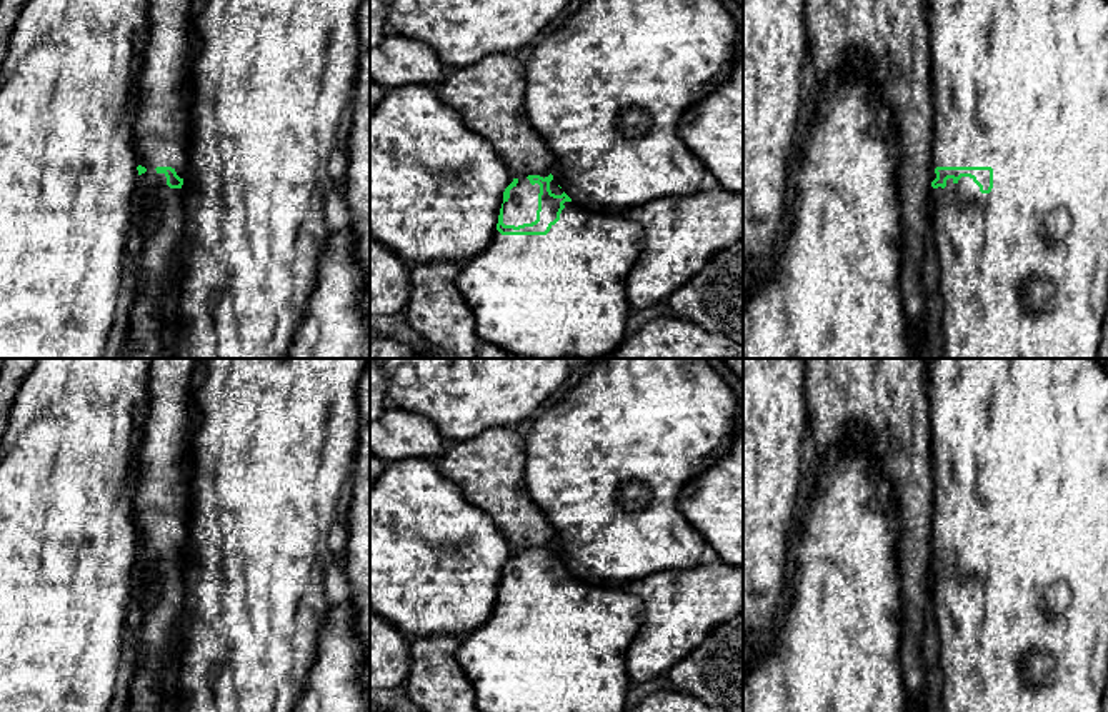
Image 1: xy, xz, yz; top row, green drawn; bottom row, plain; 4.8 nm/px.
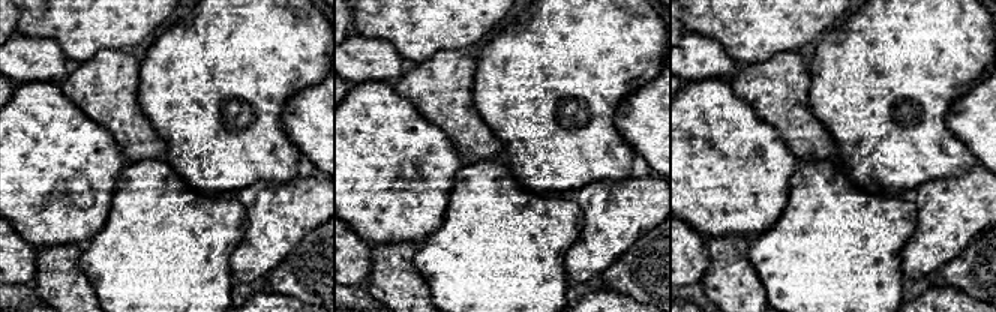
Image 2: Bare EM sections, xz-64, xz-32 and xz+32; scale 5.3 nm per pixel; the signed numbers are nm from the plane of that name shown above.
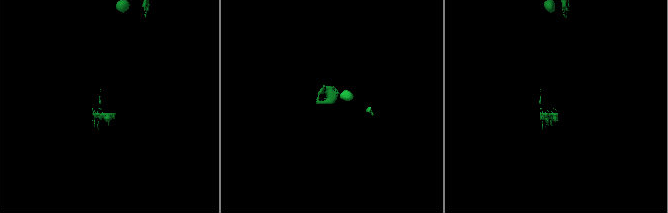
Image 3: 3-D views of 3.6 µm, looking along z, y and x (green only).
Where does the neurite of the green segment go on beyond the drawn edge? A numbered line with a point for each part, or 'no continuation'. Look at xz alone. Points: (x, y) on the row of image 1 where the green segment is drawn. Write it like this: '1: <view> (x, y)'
1: xz (522, 205)

